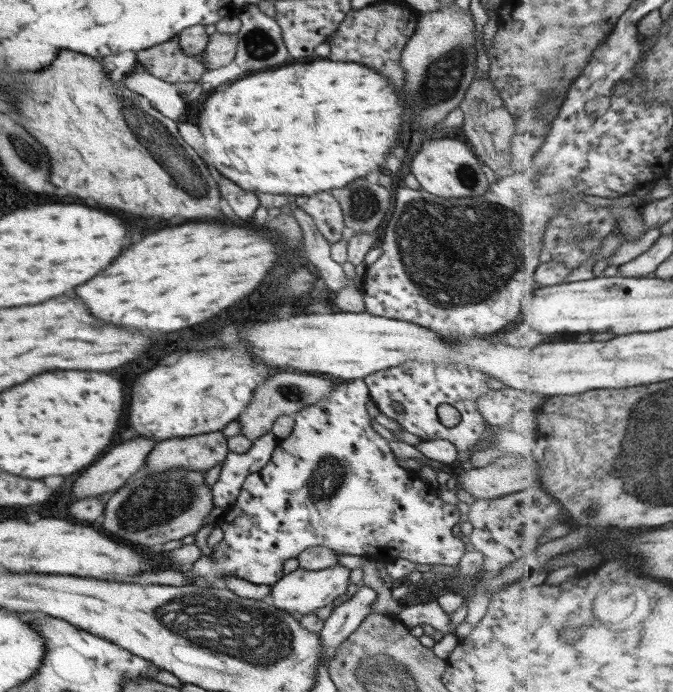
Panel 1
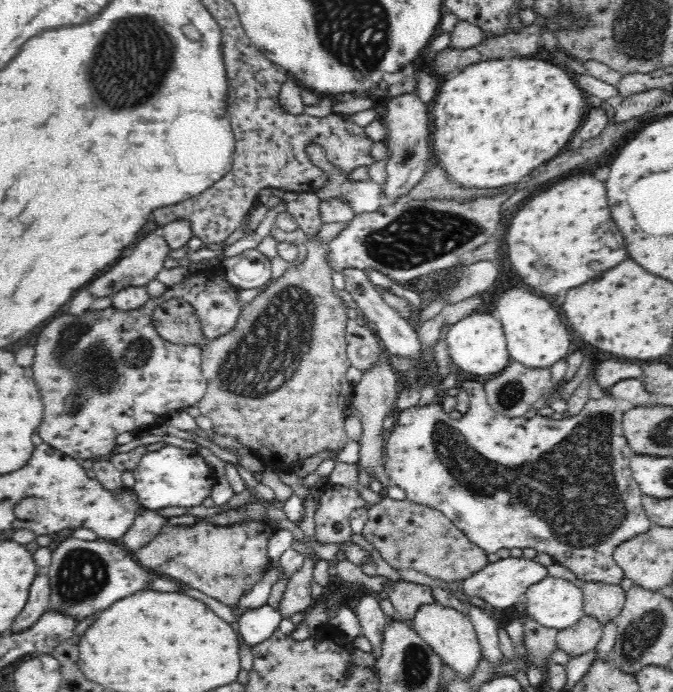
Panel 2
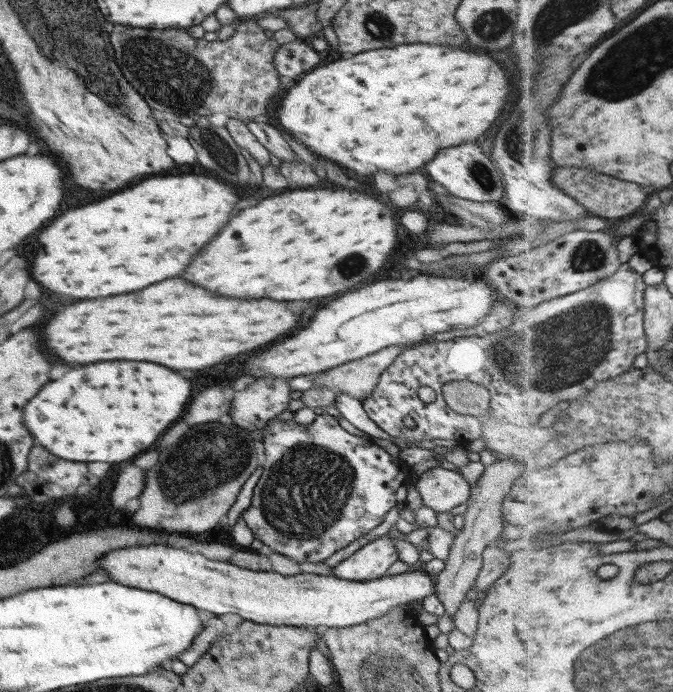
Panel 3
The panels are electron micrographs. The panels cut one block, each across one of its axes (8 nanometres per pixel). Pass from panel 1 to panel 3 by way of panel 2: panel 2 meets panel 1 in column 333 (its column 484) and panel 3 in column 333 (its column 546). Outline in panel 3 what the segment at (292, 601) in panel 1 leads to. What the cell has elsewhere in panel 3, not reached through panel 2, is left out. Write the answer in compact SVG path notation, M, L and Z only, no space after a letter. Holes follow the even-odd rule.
M387 533L368 542L350 557L336 565L333 570L333 577L358 582L383 577L387 574L387 569L399 559L398 549L395 545L396 541L396 537Z

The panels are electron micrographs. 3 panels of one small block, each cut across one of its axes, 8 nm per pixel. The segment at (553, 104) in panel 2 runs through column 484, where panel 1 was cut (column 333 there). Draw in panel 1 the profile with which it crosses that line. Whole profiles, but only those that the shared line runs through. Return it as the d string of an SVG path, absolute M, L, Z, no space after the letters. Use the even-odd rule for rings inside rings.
M318 60L310 64L292 64L292 66L284 66L280 70L268 70L268 72L251 72L248 78L236 79L236 82L230 84L230 88L226 92L218 92L216 89L211 91L208 99L201 98L202 108L198 112L196 124L201 130L204 137L204 146L206 146L206 154L212 162L212 166L228 176L228 180L236 182L240 188L250 190L250 192L268 192L268 194L290 194L290 196L312 196L316 192L322 190L330 190L330 188L344 188L346 184L350 184L356 178L364 178L370 172L378 170L382 166L382 162L386 160L386 156L390 154L390 150L400 142L402 138L402 126L408 118L408 108L404 104L404 100L396 94L396 90L392 90L392 86L388 84L388 78L380 76L380 72L372 70L372 68L364 68L360 64L346 64L346 62L332 62L332 60Z

